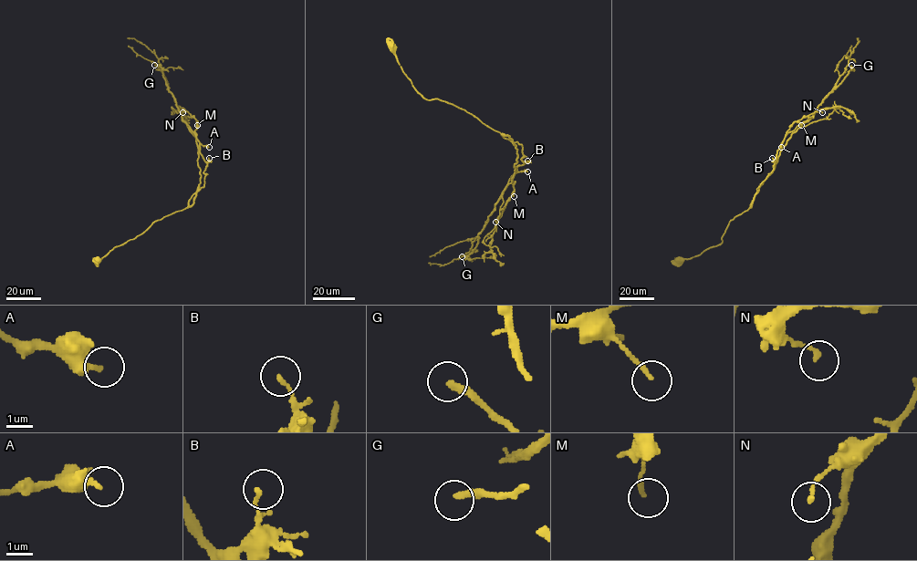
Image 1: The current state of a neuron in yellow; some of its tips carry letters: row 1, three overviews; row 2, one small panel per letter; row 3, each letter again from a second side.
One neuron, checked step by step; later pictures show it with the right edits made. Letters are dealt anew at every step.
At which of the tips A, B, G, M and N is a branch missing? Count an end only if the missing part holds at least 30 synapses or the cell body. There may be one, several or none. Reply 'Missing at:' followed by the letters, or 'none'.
Missing at: G

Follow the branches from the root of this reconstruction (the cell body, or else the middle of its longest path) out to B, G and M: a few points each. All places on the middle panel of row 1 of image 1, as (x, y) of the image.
B: (392, 47), (403, 72), (425, 98), (438, 98), (464, 109), (505, 139), (520, 143), (521, 159), (527, 161)
G: (392, 47), (403, 72), (425, 98), (464, 109), (516, 149), (512, 181), (473, 251), (462, 256)
M: (392, 47), (403, 72), (425, 98), (463, 109), (522, 145), (526, 162), (510, 179), (514, 196)

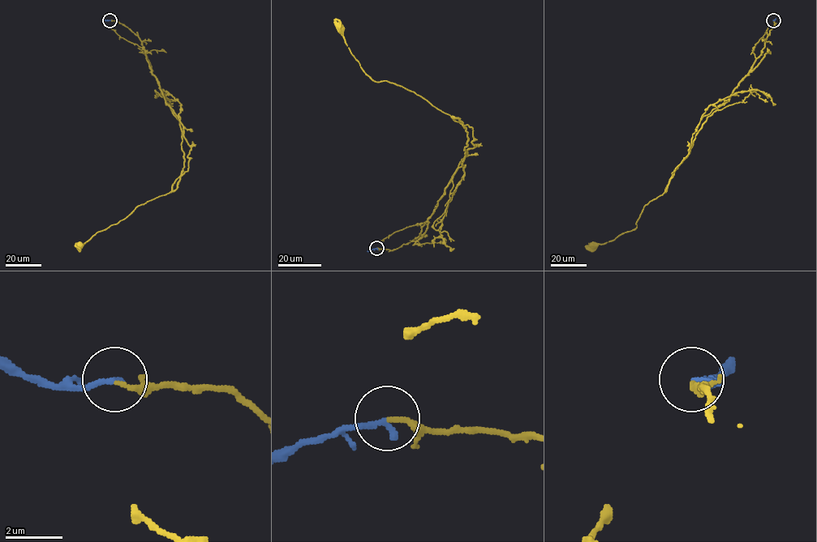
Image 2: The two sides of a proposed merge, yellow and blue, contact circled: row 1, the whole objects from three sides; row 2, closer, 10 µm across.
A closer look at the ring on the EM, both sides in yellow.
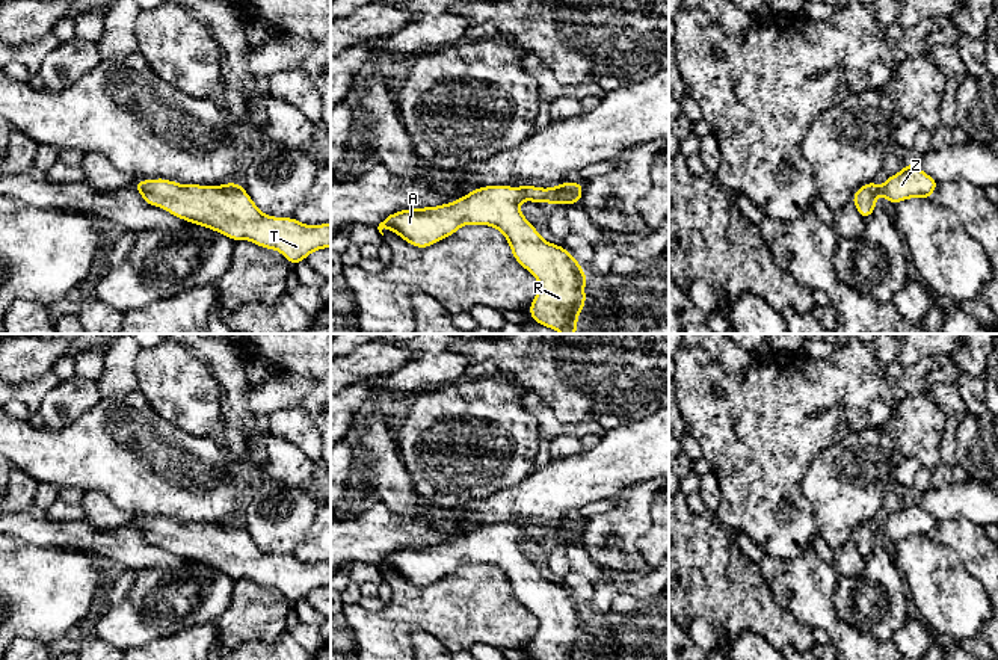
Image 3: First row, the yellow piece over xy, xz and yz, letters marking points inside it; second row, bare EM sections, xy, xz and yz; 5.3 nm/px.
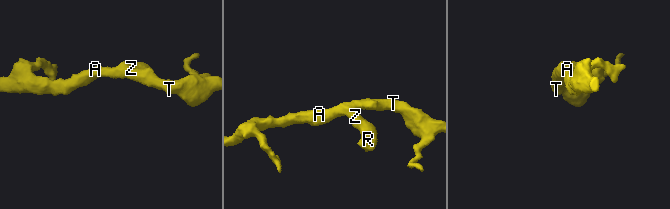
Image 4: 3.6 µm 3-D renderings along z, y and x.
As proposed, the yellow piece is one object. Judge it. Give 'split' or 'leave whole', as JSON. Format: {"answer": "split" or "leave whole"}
{"answer": "leave whole"}

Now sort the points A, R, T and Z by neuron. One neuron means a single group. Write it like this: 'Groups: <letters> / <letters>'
Groups: A R T Z

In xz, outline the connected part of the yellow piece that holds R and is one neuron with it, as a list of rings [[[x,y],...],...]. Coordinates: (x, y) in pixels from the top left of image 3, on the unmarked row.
[[[571,518],[548,527],[541,527],[538,524],[527,524],[527,523],[519,526],[485,524],[467,532],[464,536],[459,536],[453,541],[447,541],[444,544],[406,547],[406,548],[388,553],[379,562],[377,568],[383,574],[382,568],[390,566],[394,572],[400,574],[405,580],[411,581],[414,586],[429,586],[433,581],[438,581],[448,574],[454,574],[454,571],[464,563],[489,563],[492,566],[497,566],[509,580],[510,589],[516,601],[519,601],[525,609],[528,609],[539,621],[539,630],[534,634],[534,637],[530,640],[530,646],[528,646],[531,657],[534,660],[577,660],[587,639],[584,633],[584,624],[587,621],[584,607],[563,584],[550,581],[541,575],[538,568],[519,550],[519,541],[521,539],[550,541],[551,544],[580,542],[581,532],[583,532],[583,521],[574,521]]]

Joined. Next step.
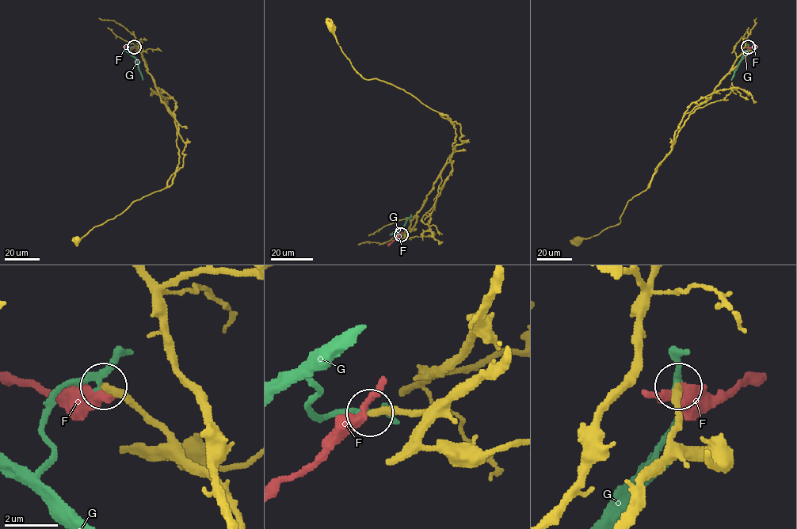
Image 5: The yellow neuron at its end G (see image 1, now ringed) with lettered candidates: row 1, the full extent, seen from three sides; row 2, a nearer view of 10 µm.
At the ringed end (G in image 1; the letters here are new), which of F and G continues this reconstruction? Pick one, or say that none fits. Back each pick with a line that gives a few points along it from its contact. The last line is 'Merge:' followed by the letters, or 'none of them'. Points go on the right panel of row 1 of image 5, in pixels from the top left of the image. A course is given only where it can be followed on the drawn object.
Merge: none of them

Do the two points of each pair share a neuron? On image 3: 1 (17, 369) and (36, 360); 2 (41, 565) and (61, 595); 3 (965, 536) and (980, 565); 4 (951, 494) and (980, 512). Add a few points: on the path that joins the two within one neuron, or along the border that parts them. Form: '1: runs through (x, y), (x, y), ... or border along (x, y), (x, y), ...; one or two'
1: runs through (21, 364), (26, 360), (32, 360); one
2: runs through (41, 573), (53, 588); one
3: runs through (971, 544), (980, 558); one
4: runs through (959, 499), (967, 499), (973, 505); one

